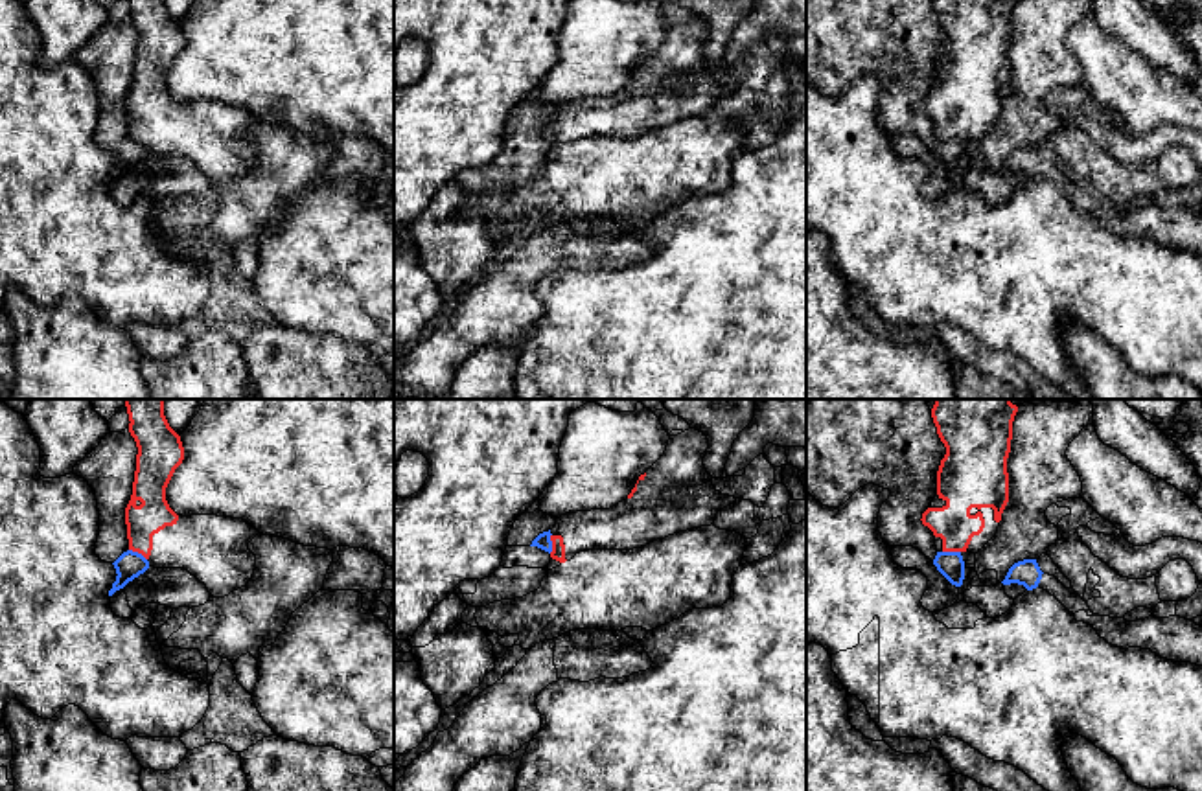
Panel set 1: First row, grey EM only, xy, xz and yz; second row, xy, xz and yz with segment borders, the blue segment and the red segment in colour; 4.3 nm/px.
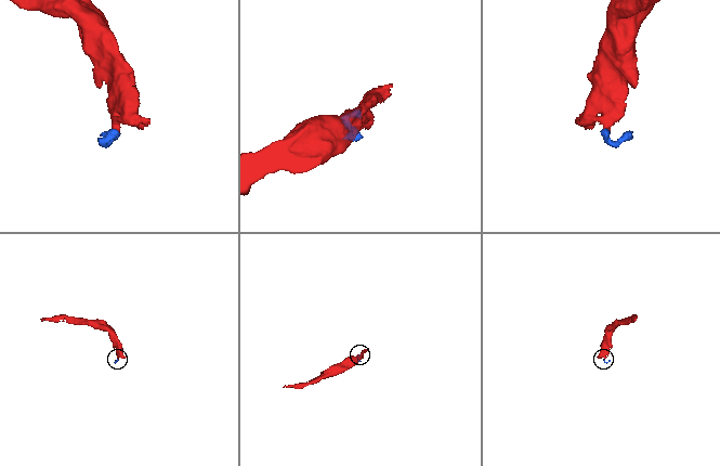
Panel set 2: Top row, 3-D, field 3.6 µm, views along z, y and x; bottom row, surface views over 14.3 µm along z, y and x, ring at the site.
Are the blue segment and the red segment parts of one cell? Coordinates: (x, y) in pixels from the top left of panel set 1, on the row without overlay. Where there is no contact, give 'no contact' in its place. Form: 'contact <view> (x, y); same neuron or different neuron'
contact xz (551, 131); different neuron

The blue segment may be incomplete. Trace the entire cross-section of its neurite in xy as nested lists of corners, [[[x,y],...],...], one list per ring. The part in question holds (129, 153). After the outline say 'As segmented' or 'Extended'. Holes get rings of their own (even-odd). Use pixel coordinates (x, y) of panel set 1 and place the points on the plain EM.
[[[129,17],[109,20],[72,59],[88,70],[98,88],[99,121],[96,143],[105,151],[112,151],[118,162],[109,184],[149,156],[149,149],[129,136],[125,112],[136,42],[138,35]]]. Extended

